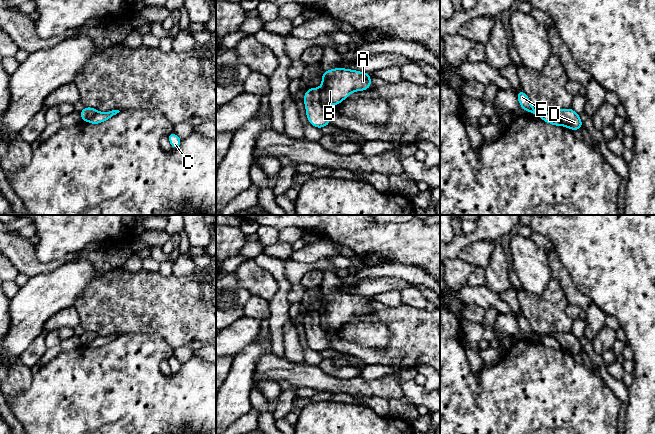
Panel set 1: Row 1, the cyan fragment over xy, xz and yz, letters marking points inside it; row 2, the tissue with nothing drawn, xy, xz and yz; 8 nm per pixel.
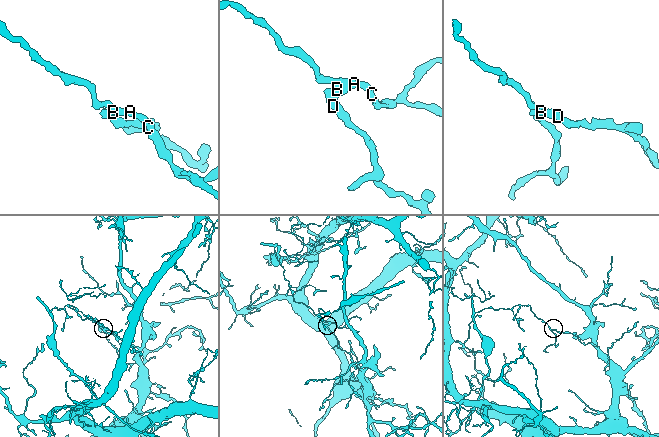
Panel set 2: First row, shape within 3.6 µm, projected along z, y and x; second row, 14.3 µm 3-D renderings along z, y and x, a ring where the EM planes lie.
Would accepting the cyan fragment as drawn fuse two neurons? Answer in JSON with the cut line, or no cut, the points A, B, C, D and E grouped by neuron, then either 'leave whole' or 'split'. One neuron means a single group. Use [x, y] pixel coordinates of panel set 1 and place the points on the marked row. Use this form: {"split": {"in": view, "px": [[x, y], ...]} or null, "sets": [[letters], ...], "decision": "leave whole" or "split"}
{"split": {"in": "xz", "px": [[319, 88], [320, 103], [324, 107]]}, "sets": [["A", "B", "C", "E"], ["D"]], "decision": "split"}

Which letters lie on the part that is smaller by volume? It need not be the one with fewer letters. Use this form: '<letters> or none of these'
A, B, C, E

